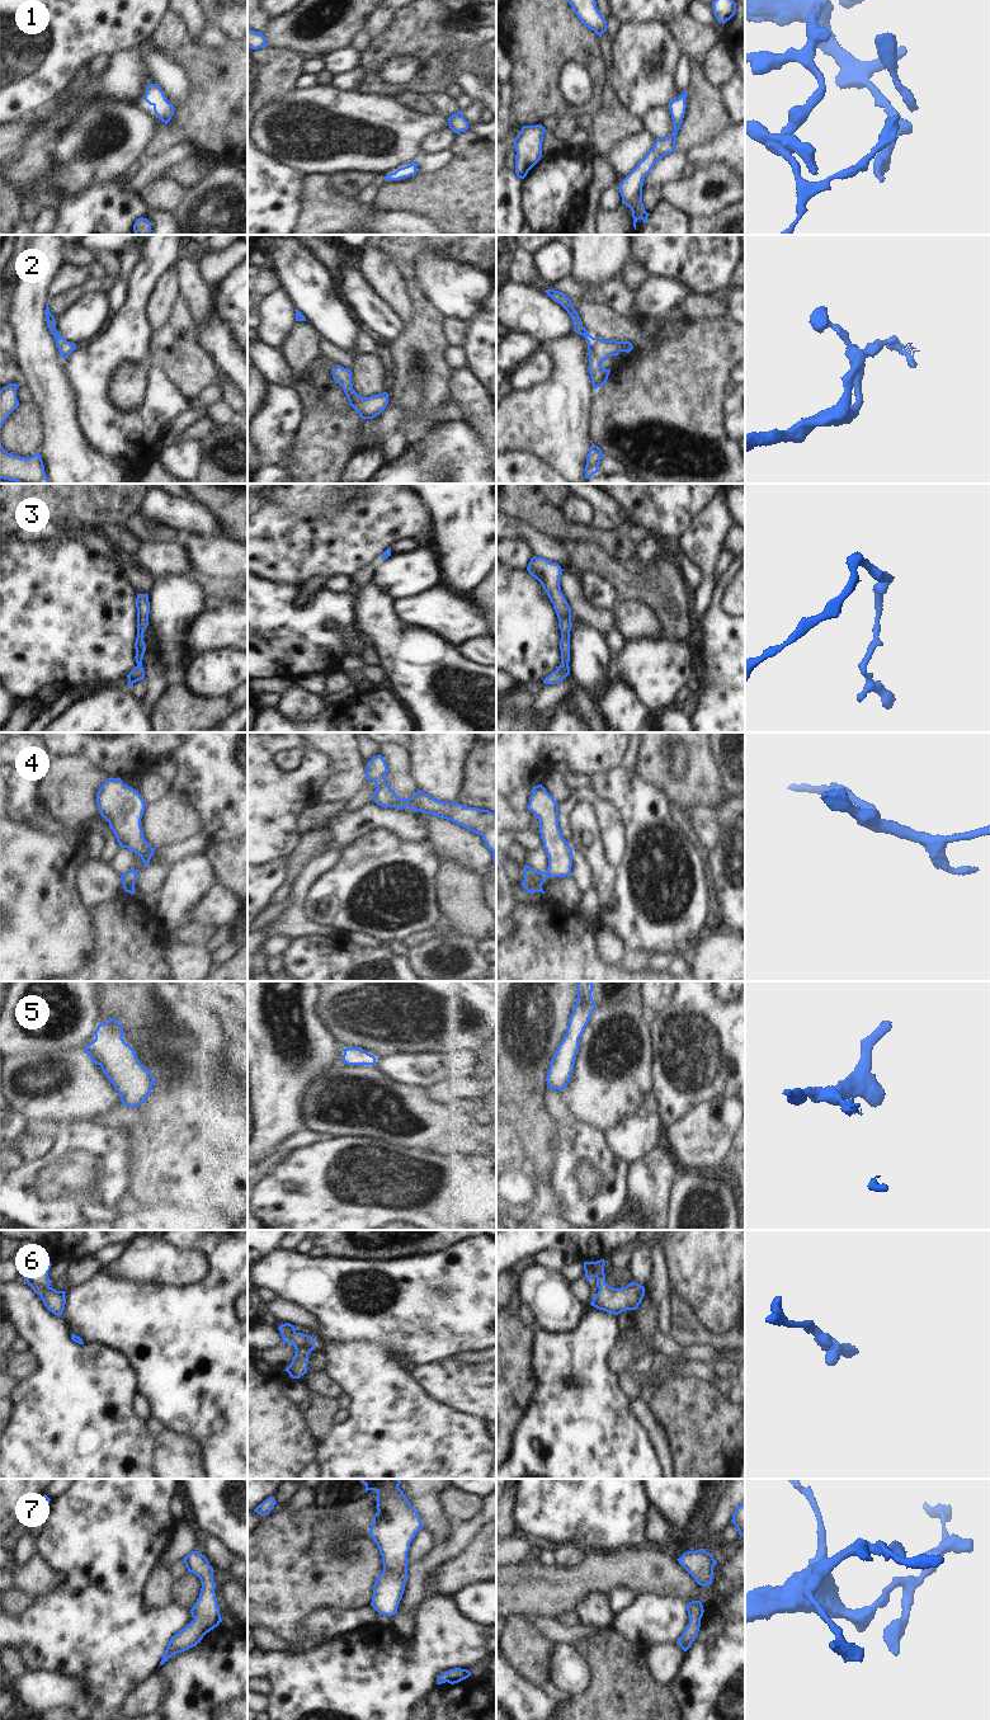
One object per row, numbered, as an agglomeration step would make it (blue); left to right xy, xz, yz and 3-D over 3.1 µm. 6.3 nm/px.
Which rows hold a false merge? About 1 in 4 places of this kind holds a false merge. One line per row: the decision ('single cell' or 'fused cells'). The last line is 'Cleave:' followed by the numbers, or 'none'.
1: single cell
2: single cell
3: single cell
4: single cell
5: single cell
6: single cell
7: single cell
Cleave: none

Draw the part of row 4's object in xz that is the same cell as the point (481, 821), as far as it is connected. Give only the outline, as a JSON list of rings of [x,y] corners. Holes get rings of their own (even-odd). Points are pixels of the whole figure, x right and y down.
[[[381,754],[367,763],[366,779],[376,783],[373,800],[377,805],[397,810],[407,806],[412,812],[420,811],[456,823],[482,837],[486,848],[492,852],[492,861],[496,864],[496,812],[466,807],[458,802],[443,802],[420,790],[410,798],[400,798],[386,783],[387,772],[386,760]]]

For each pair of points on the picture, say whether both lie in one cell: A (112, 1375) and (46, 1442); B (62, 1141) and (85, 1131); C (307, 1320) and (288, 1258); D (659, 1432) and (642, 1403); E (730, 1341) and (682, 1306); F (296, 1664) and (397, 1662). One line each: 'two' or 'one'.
A: one
B: one
C: two
D: one
E: one
F: one

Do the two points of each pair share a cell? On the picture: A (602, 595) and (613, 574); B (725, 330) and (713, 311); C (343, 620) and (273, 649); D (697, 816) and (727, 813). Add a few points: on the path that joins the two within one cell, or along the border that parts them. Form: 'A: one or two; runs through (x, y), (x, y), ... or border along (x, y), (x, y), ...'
A: two; border along (581, 571), (592, 571), (604, 578), (620, 595)
B: two; border along (727, 316), (687, 319)
C: one; runs through (325, 616), (315, 616), (291, 640)
D: two; border along (717, 811), (720, 843)

